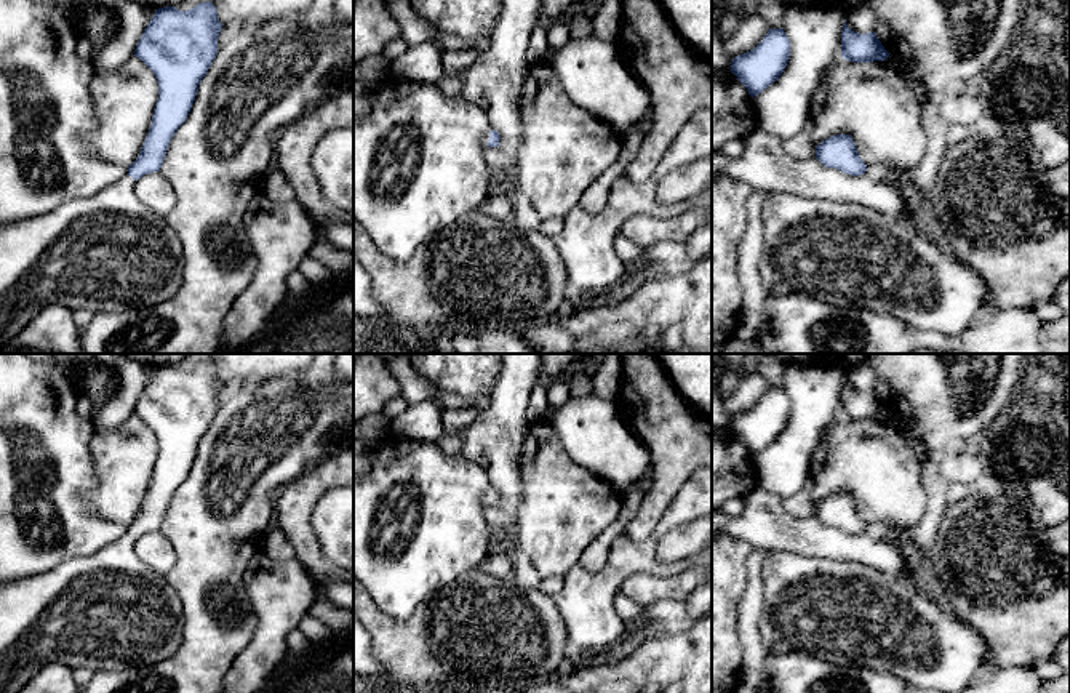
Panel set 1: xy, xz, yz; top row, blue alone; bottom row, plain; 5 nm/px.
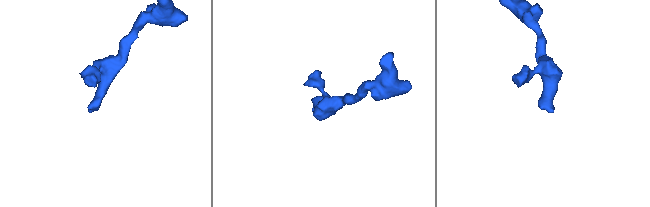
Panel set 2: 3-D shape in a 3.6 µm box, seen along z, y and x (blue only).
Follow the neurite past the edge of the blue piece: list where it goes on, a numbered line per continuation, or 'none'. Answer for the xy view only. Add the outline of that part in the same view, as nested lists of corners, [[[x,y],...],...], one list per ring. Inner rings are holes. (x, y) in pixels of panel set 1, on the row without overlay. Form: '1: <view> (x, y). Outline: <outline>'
1: xy (104, 612). Outline: [[[125,535],[118,541],[106,546],[93,555],[80,555],[54,568],[30,578],[11,583],[0,583],[0,693],[18,693],[43,666],[48,663],[61,663],[74,672],[91,674],[94,671],[118,671],[123,667],[146,667],[160,663],[174,655],[184,639],[184,607],[178,592],[168,584],[163,575],[158,575],[146,565],[134,552],[134,538]]]

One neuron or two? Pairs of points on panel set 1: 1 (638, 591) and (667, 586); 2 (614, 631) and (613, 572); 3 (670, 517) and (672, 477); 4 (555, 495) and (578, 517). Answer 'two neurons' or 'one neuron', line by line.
1: one neuron
2: one neuron
3: two neurons
4: one neuron

